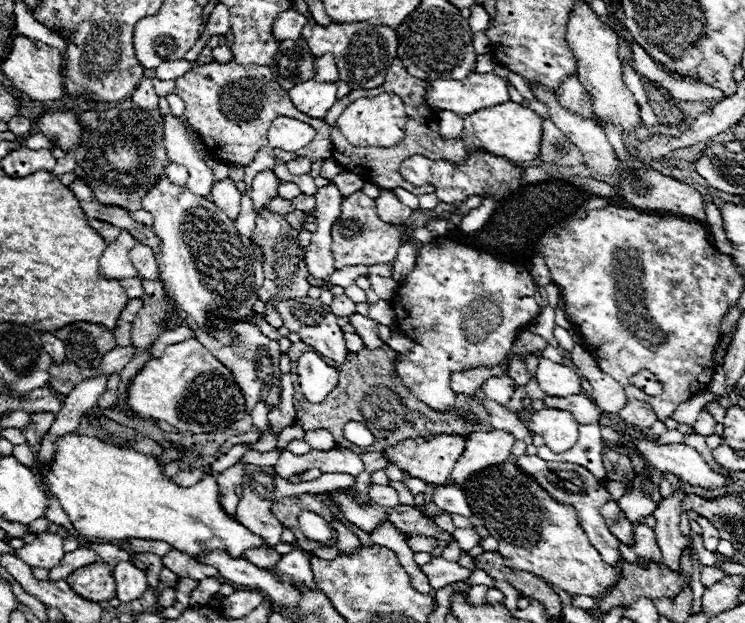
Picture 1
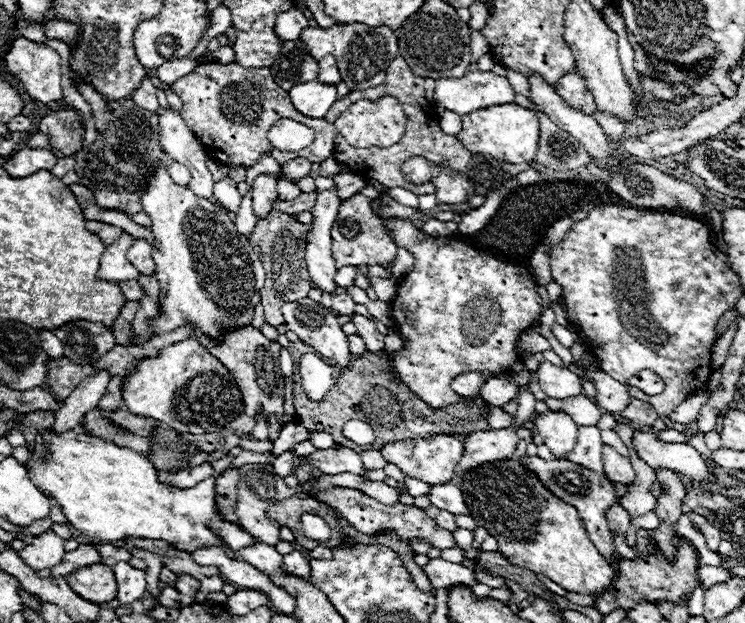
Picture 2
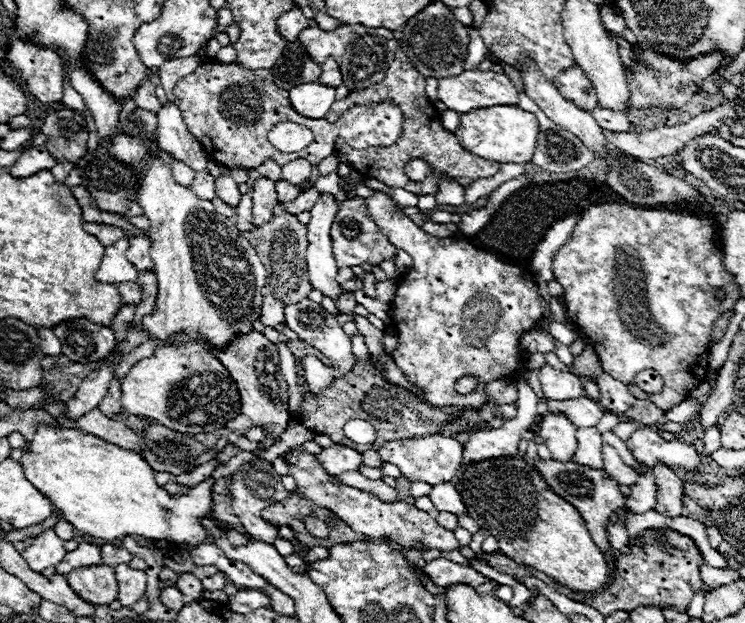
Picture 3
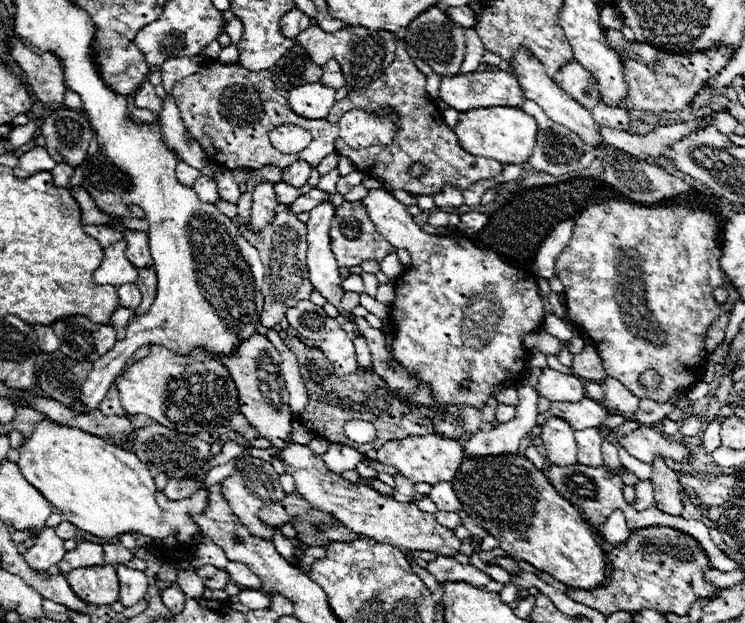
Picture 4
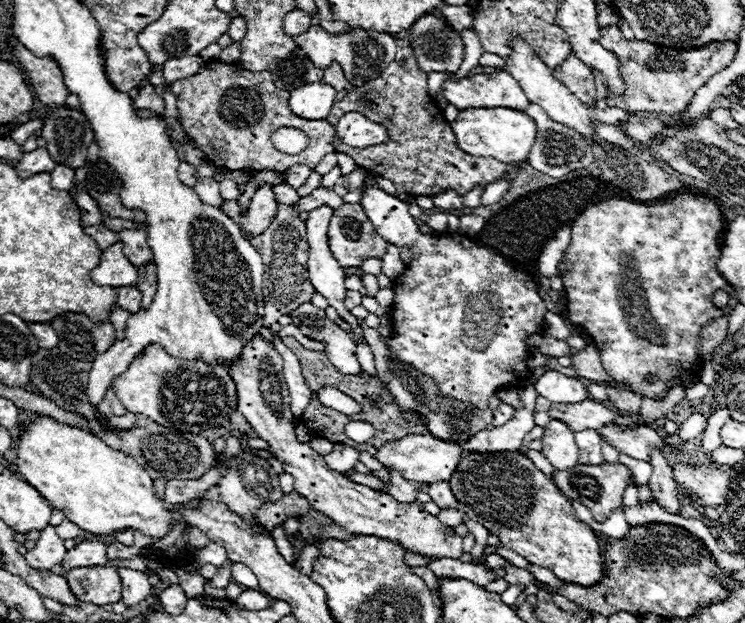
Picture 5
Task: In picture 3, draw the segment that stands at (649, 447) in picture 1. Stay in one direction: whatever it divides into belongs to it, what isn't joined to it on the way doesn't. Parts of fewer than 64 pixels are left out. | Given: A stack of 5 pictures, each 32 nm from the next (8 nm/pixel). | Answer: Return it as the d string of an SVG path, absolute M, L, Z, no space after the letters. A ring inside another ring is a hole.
M648 426L638 428L628 440L624 440L624 444L630 450L630 454L634 454L636 460L648 466L656 466L658 462L662 462L670 468L686 472L698 466L698 454L692 446L678 440L668 442Z

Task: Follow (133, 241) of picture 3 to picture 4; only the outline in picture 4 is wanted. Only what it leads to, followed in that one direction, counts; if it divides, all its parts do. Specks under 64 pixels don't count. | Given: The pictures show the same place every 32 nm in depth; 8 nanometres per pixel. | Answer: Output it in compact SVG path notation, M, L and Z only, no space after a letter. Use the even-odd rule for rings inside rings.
M124 230L124 240L126 240L126 258L130 258L130 262L134 262L134 266L142 268L142 266L150 266L152 264L152 254L148 248L148 236L146 232L138 232L138 230Z

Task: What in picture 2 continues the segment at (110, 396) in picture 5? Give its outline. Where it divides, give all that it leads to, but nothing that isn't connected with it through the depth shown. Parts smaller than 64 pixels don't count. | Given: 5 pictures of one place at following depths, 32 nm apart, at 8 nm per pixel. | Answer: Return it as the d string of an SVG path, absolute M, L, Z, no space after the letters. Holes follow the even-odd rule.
M118 376L110 378L110 386L108 386L106 394L102 396L102 402L98 404L98 408L100 408L102 412L114 412L114 410L118 410L118 408L122 406L122 392L120 392L120 384L122 384L122 380L120 380Z

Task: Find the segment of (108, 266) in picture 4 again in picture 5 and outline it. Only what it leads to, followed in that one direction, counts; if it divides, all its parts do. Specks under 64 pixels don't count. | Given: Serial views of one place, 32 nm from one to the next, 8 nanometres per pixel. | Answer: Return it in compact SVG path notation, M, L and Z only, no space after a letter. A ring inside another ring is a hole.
M116 242L114 246L106 248L102 252L100 264L90 272L94 282L98 286L112 286L112 288L122 288L122 286L134 286L138 280L138 270L136 266L122 254L122 244Z

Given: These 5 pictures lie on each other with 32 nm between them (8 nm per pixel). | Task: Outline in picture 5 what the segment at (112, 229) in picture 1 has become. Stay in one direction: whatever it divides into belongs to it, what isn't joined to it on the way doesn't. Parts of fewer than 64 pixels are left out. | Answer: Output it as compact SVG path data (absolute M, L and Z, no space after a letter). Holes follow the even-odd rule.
M88 226L88 228L86 228L86 234L90 234L90 236L98 242L100 250L106 250L108 246L116 244L116 240L118 240L116 232L108 230L106 226Z

